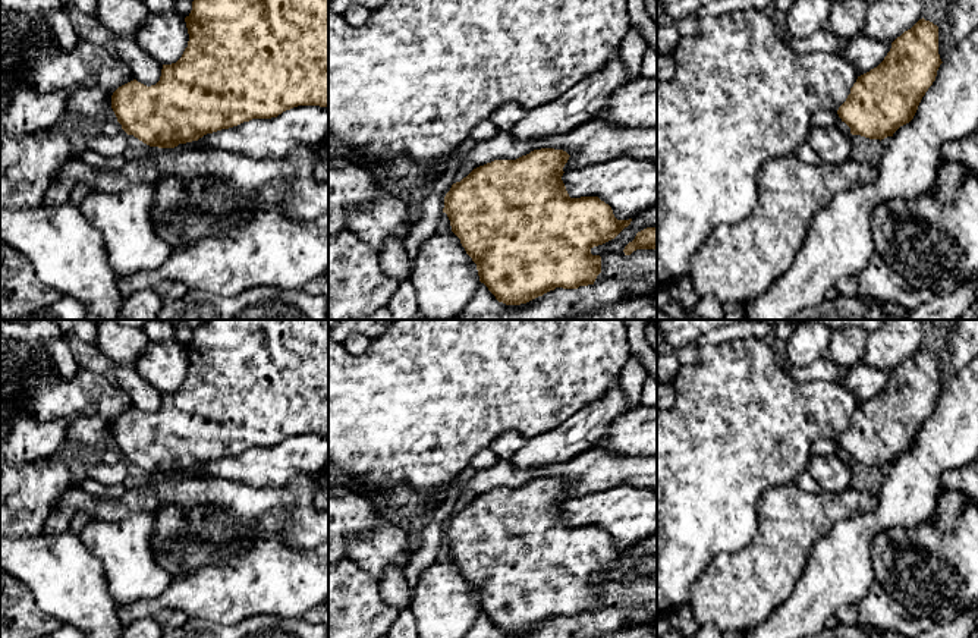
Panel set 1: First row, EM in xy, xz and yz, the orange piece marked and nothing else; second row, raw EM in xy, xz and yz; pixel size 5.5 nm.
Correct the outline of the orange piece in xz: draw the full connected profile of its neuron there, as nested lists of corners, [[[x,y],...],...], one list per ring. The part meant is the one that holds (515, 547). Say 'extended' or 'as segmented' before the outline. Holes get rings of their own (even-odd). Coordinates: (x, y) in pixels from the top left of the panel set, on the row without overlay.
as segmented; [[[541,477],[516,488],[494,488],[453,512],[444,525],[443,541],[452,560],[499,631],[521,634],[556,616],[594,613],[601,585],[591,578],[614,568],[632,550],[617,549],[598,525],[569,525],[562,509],[569,485],[563,478]]]

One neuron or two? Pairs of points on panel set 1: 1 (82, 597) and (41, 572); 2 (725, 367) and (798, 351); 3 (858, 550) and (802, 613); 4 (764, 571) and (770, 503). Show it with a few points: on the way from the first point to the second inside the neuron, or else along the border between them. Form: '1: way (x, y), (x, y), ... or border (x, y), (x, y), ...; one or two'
1: way (72, 587), (57, 572), (52, 572); one
2: border (779, 346), (780, 355), (786, 361); two
3: way (842, 566), (815, 597); one
4: way (773, 555), (773, 519); one

